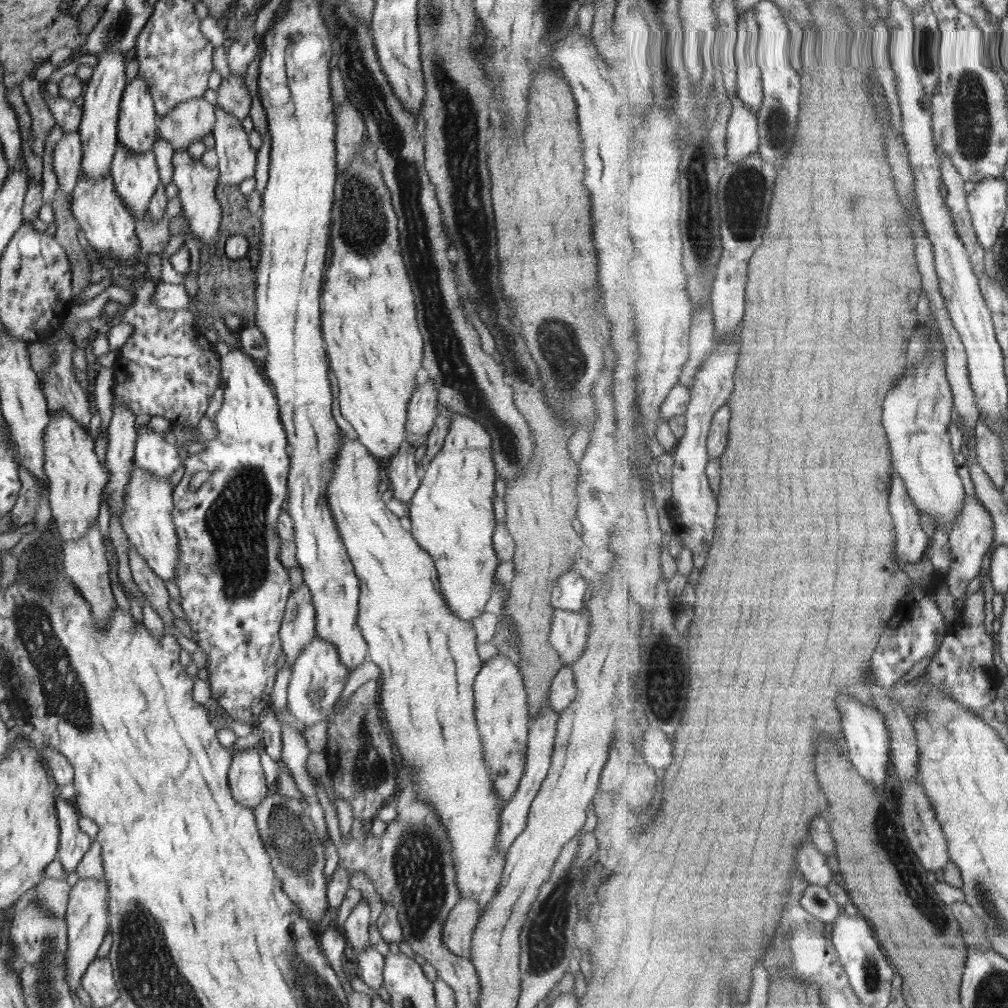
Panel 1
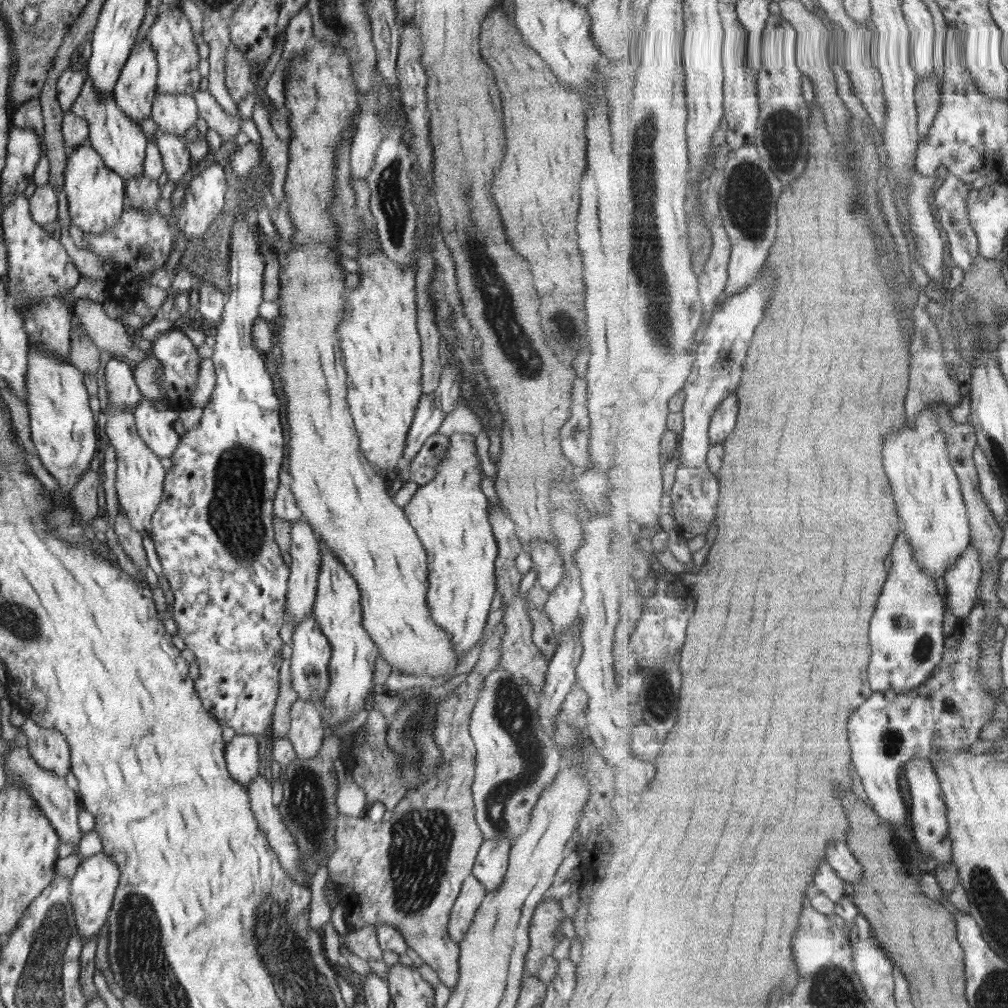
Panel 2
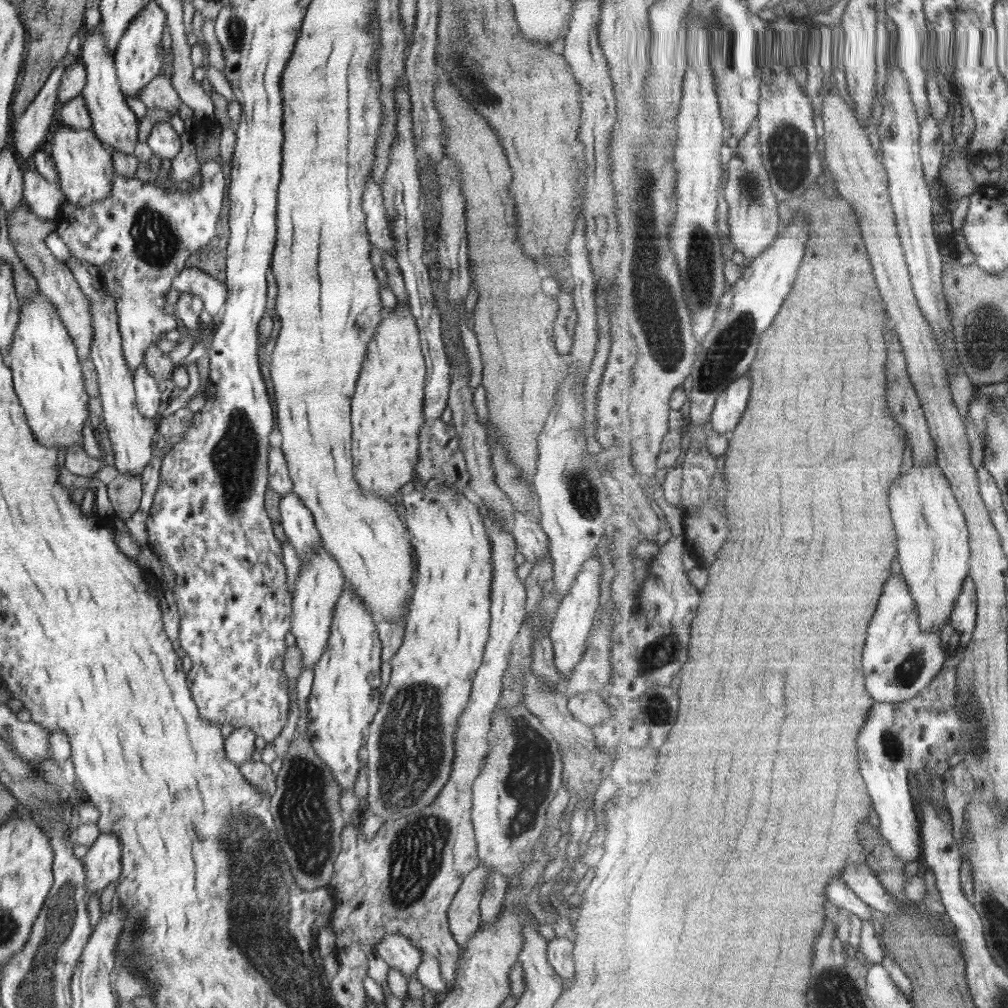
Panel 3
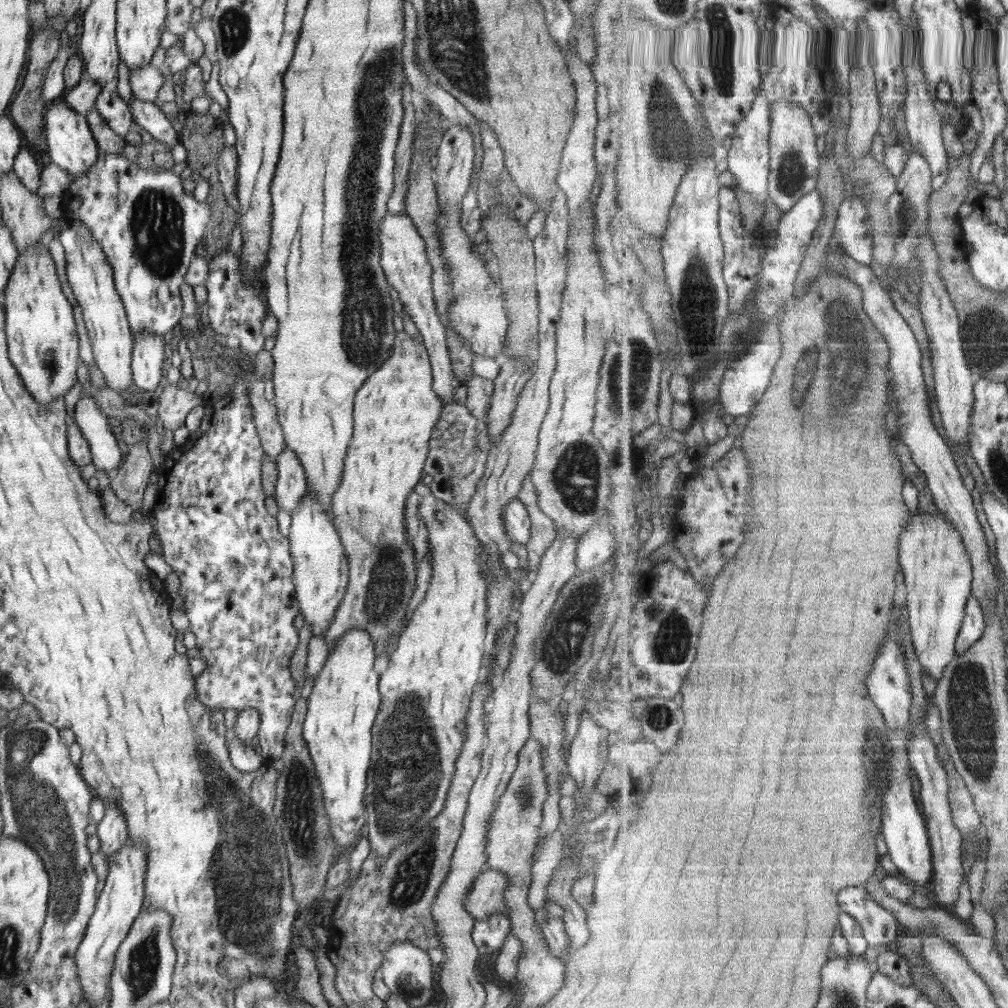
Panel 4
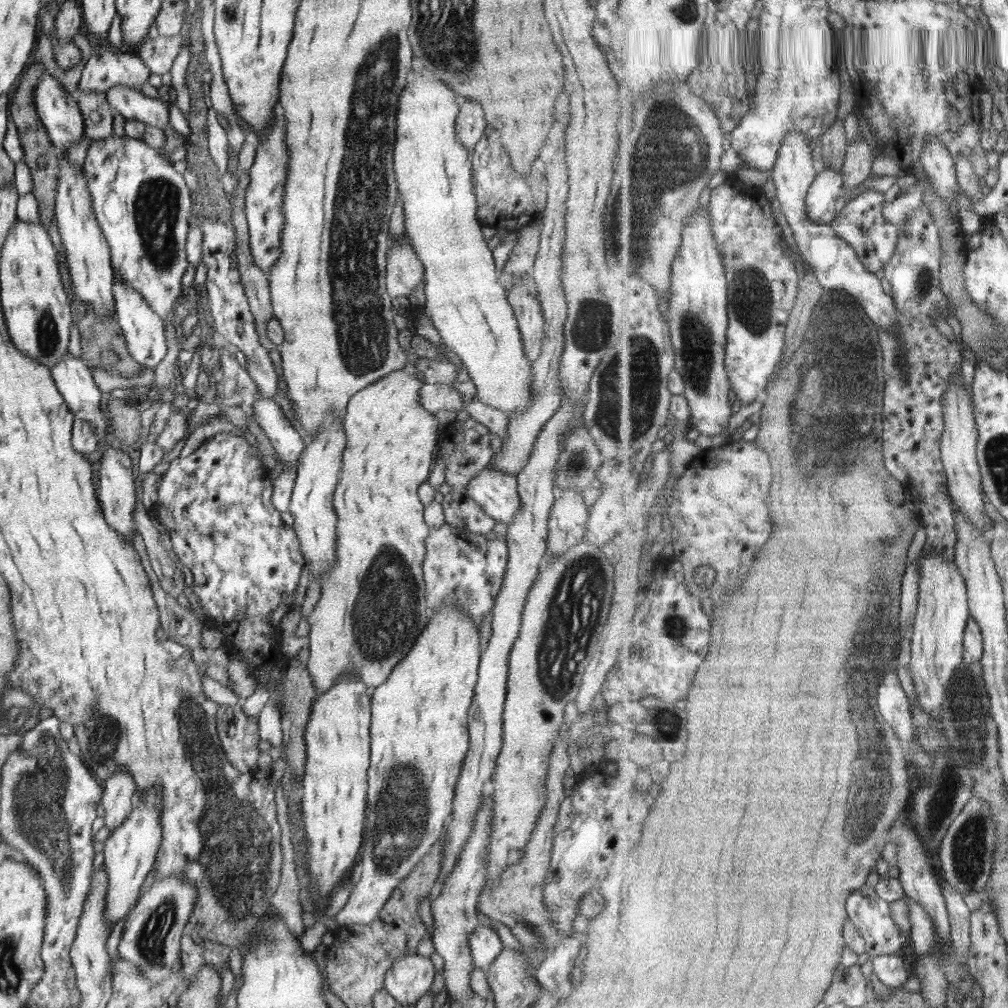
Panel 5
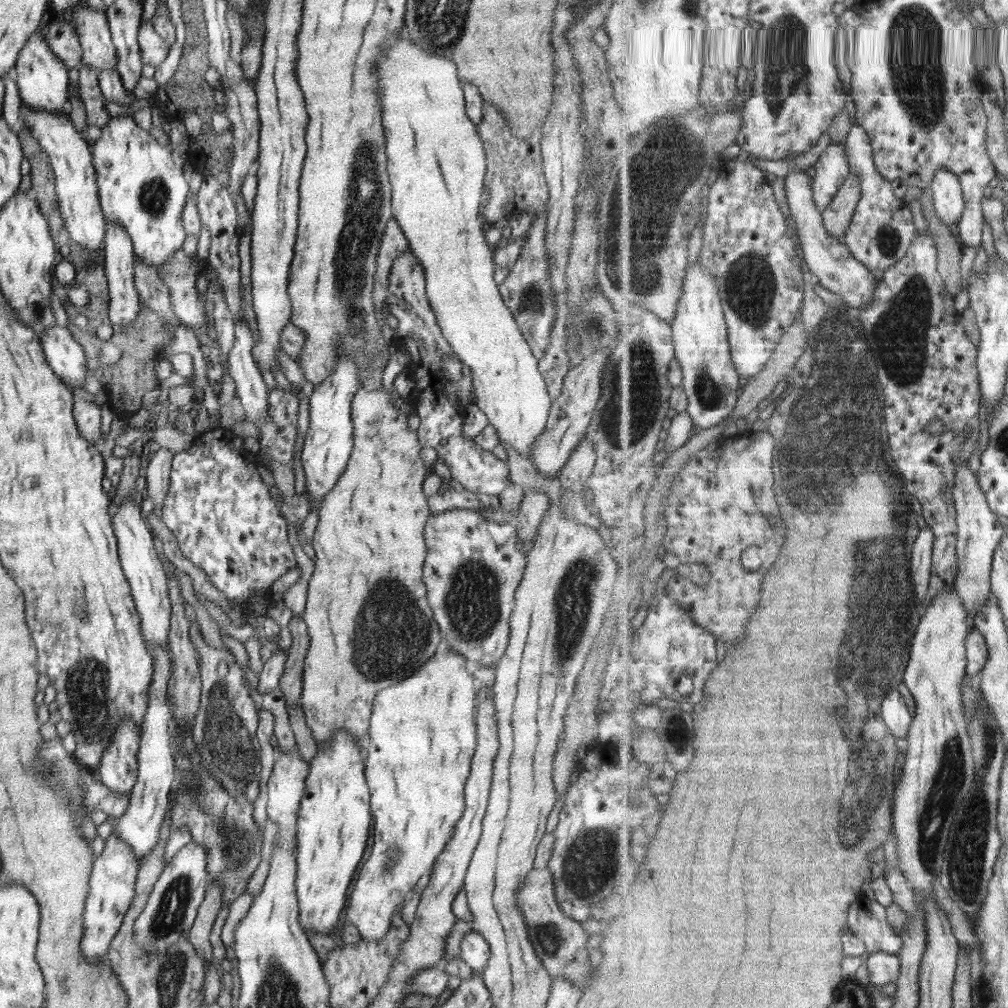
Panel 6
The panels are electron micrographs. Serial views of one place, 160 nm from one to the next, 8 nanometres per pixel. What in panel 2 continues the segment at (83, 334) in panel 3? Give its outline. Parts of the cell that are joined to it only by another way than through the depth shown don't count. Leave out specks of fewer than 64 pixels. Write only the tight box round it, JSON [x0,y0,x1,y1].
[69,299,147,362]

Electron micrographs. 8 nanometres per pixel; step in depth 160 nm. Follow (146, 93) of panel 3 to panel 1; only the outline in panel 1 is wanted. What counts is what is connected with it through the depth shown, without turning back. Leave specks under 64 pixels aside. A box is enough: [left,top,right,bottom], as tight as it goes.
[157,98,214,152]

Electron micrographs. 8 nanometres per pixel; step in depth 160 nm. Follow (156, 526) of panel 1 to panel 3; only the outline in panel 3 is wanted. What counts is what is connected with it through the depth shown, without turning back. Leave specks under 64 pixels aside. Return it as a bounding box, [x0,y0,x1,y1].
[72,259,158,476]

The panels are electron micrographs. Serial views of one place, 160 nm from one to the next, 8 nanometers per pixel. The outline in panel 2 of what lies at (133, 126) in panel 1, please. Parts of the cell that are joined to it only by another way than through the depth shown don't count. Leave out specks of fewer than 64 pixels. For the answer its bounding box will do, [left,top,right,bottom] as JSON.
[113,38,157,126]

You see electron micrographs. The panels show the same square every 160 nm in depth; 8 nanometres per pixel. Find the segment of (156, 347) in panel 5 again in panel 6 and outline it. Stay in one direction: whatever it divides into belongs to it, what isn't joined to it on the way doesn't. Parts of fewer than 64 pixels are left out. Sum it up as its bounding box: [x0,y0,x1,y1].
[104,223,140,324]

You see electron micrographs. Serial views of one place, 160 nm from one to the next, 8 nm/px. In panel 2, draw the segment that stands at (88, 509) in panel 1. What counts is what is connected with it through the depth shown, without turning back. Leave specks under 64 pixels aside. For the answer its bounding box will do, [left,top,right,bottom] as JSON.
[25,347,100,506]

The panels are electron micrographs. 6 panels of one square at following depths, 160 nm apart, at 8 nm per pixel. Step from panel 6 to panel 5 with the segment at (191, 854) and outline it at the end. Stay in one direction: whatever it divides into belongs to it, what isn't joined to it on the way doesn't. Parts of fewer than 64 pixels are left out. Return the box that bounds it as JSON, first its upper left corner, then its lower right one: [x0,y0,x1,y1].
[117,875,198,984]

